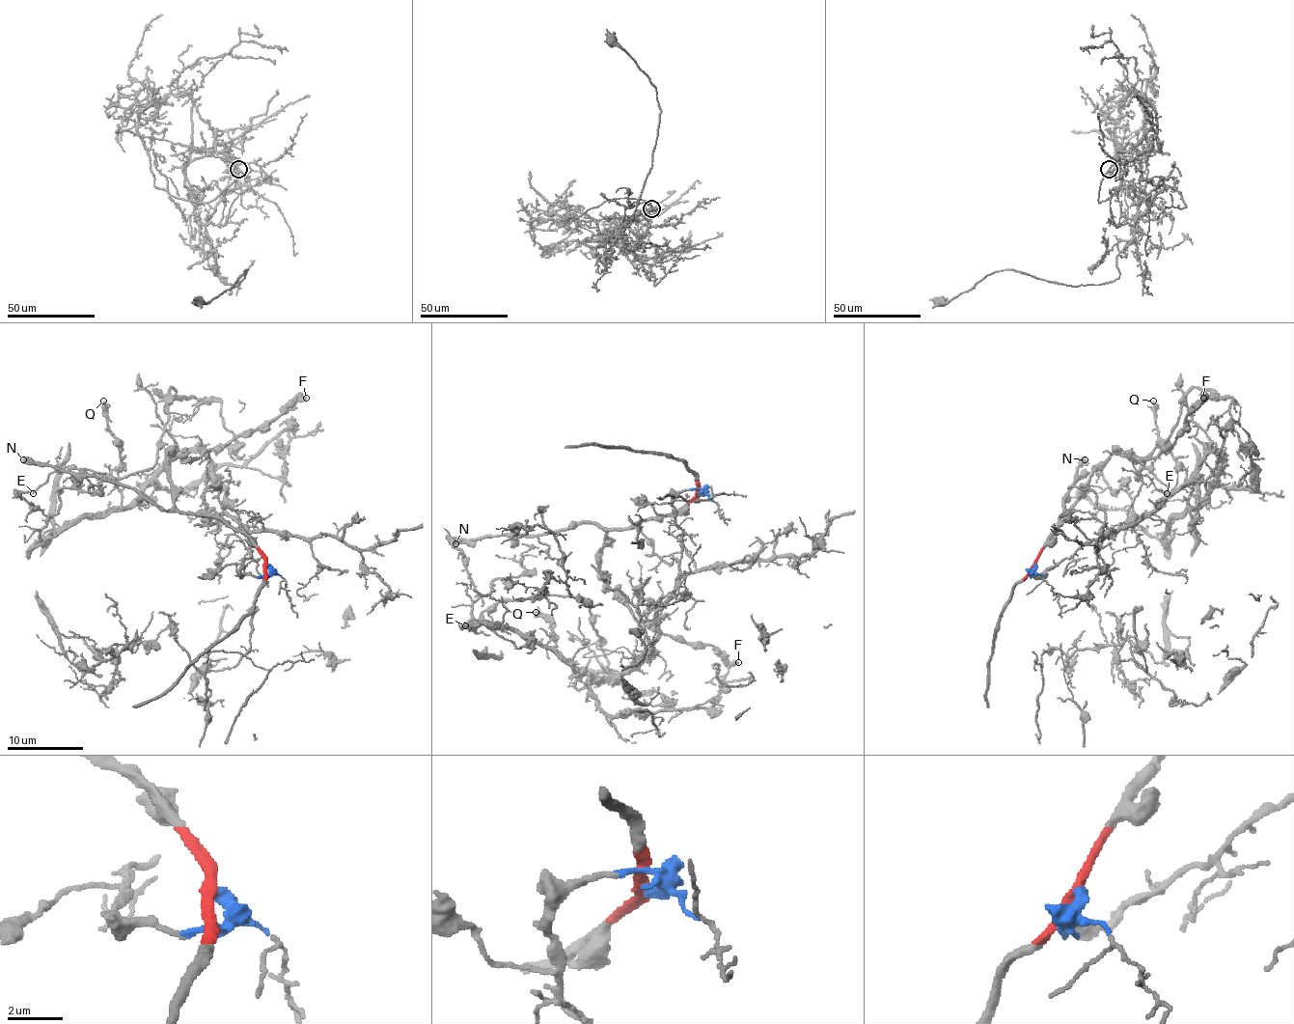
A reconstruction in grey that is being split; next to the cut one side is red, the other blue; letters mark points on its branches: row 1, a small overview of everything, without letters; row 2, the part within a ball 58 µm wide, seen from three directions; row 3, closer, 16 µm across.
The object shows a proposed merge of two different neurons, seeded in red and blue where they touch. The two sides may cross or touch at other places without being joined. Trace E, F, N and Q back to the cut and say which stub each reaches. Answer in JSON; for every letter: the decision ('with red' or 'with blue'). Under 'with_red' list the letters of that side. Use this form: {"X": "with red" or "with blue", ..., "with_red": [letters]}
{"E": "with blue", "F": "with red", "N": "with red", "Q": "with blue", "with_red": ["F", "N"]}

